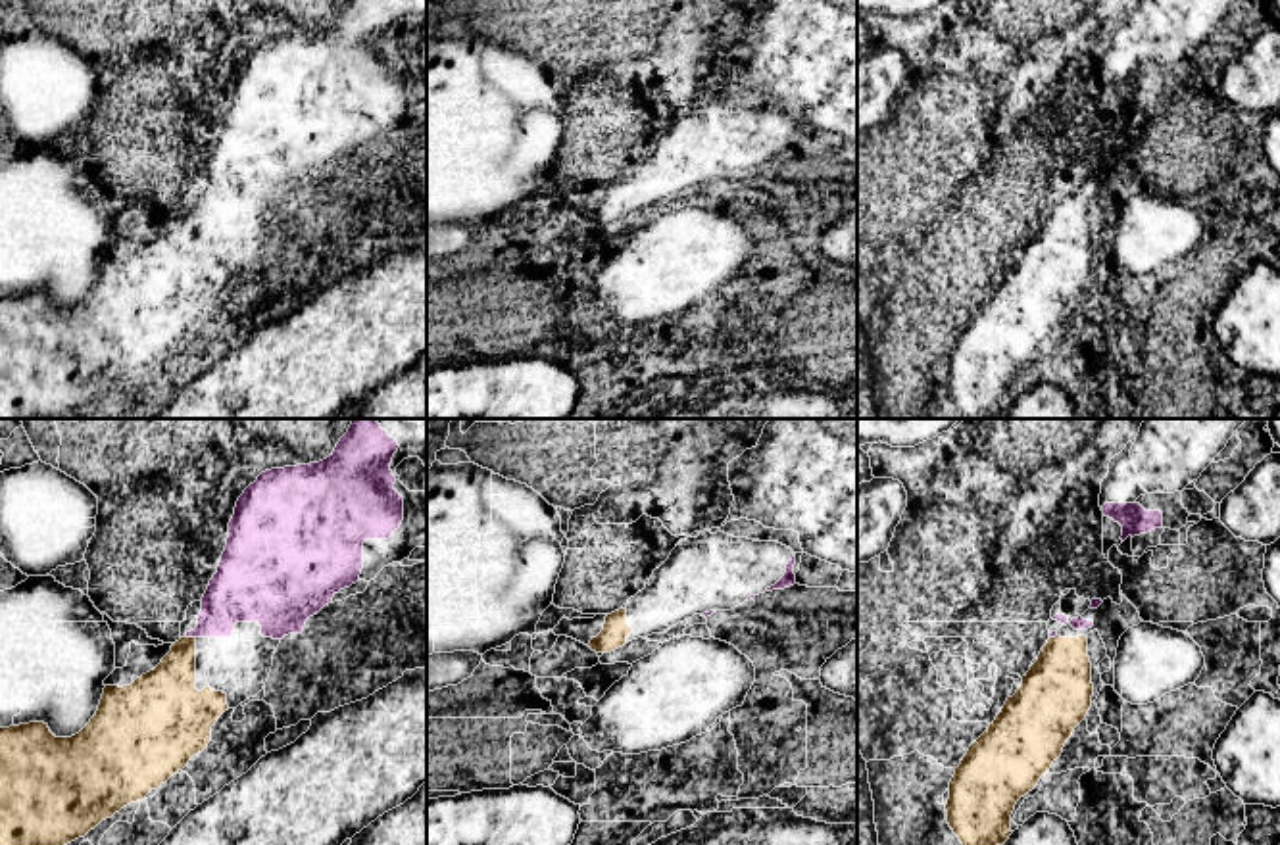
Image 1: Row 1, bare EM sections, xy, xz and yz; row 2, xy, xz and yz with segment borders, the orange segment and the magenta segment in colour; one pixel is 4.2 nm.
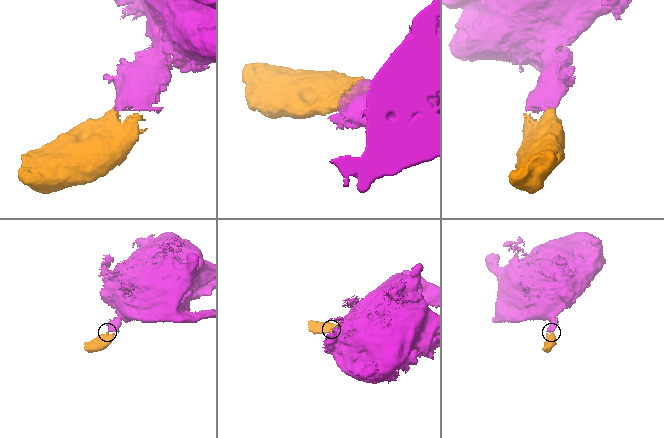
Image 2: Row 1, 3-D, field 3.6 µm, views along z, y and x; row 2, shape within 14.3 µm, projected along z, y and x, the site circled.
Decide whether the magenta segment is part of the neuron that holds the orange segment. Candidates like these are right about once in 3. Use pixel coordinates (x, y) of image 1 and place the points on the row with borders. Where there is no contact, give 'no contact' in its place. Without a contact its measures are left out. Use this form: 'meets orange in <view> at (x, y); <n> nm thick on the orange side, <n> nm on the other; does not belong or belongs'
meets orange in xy at (191, 638); 240 nm thick on the orange side, 220 nm on the other; belongs

